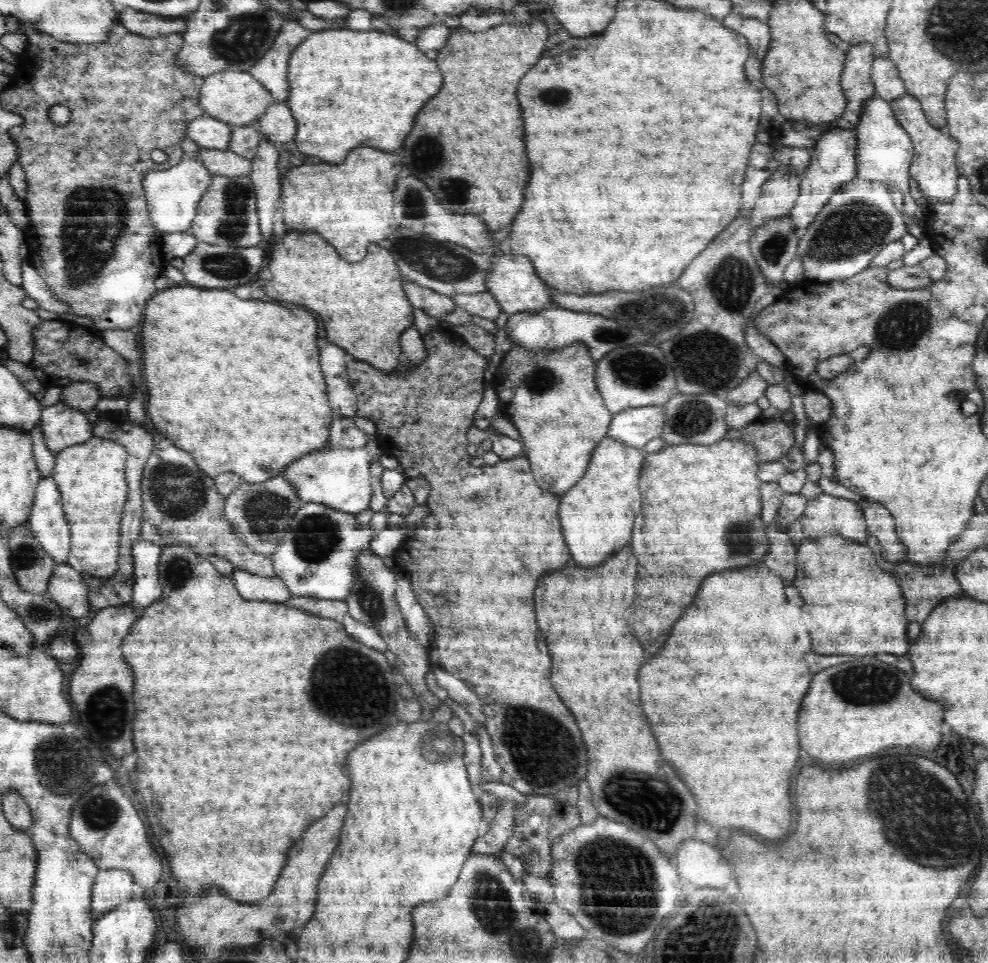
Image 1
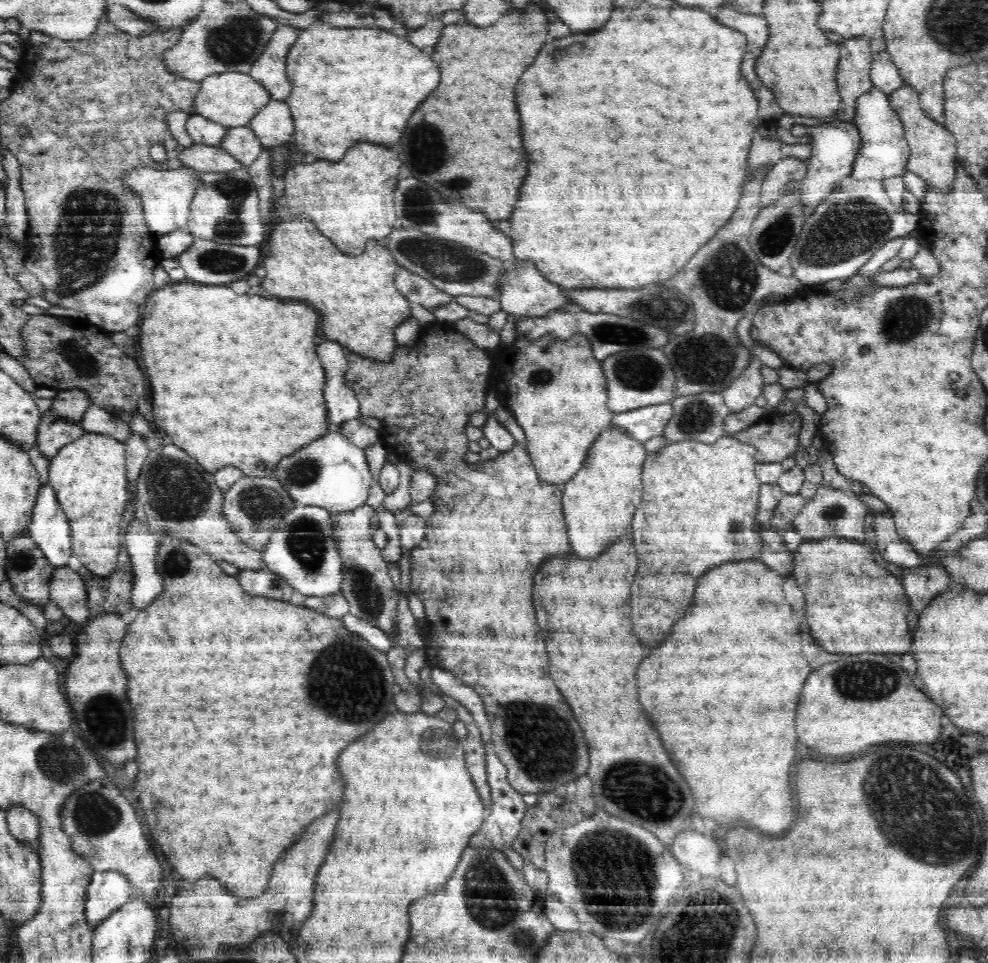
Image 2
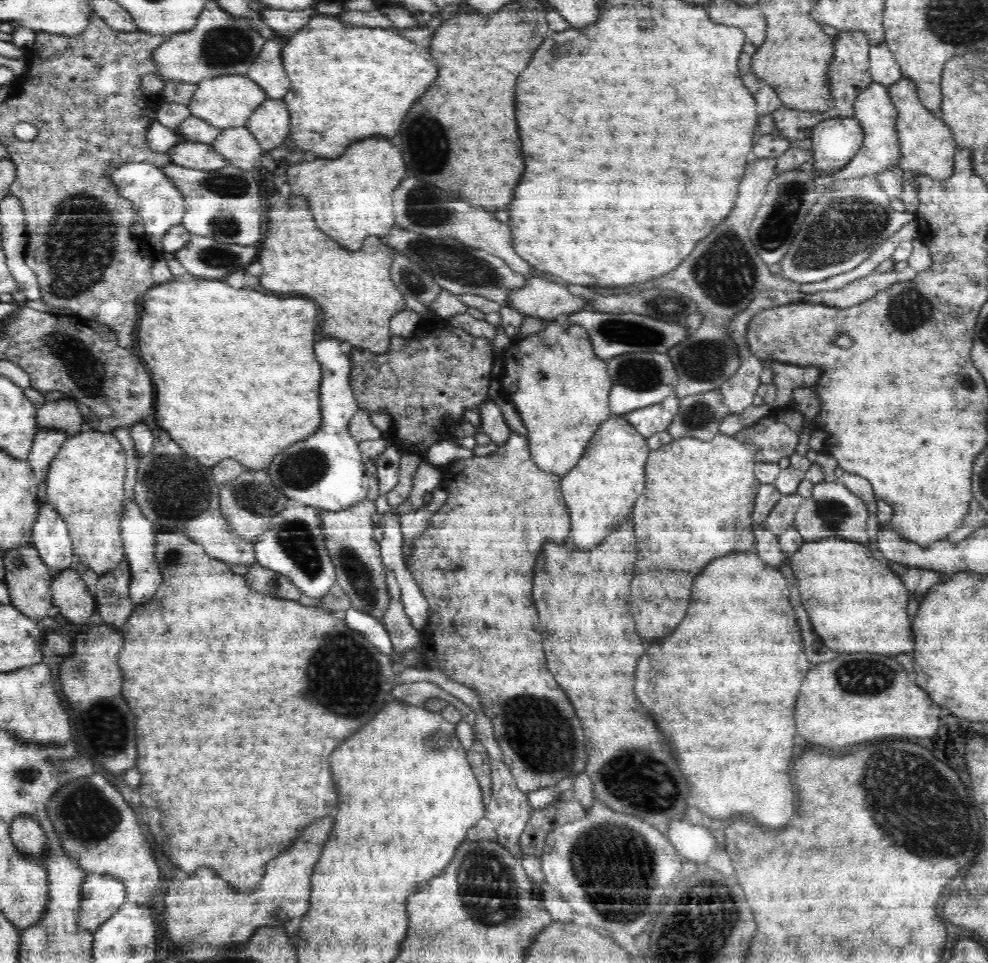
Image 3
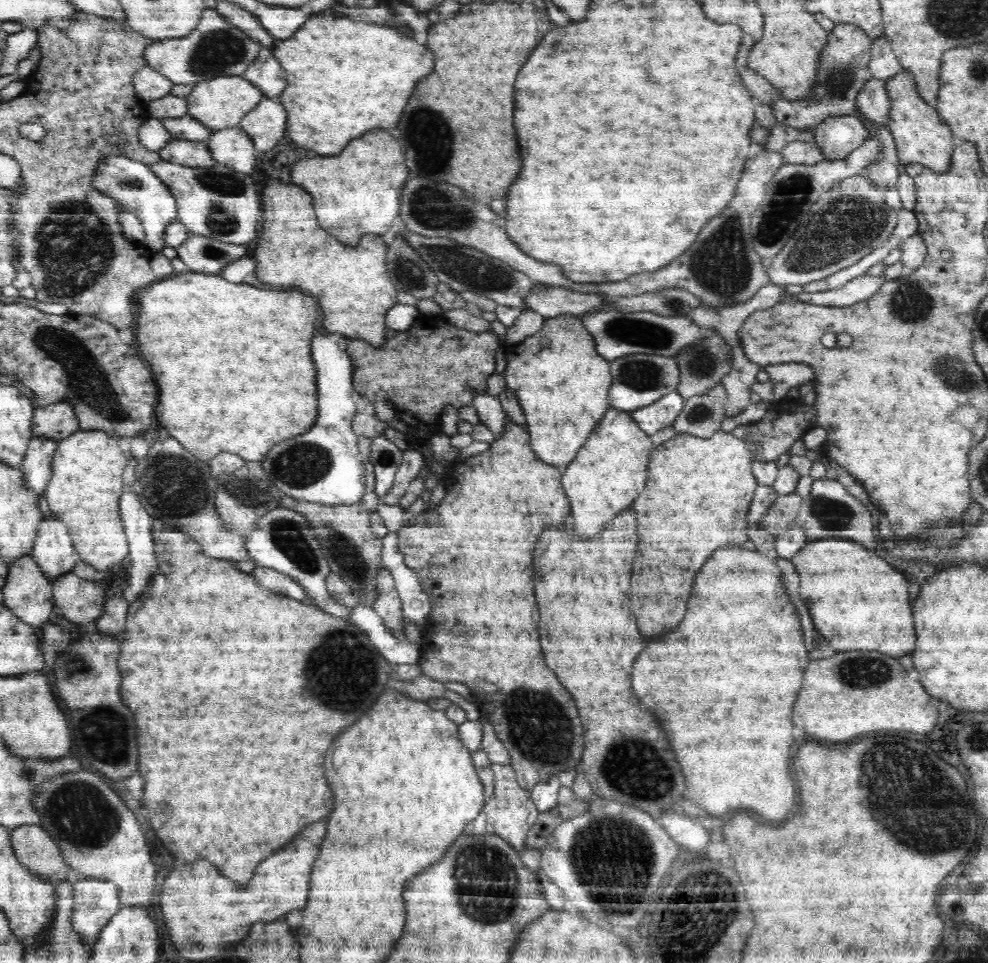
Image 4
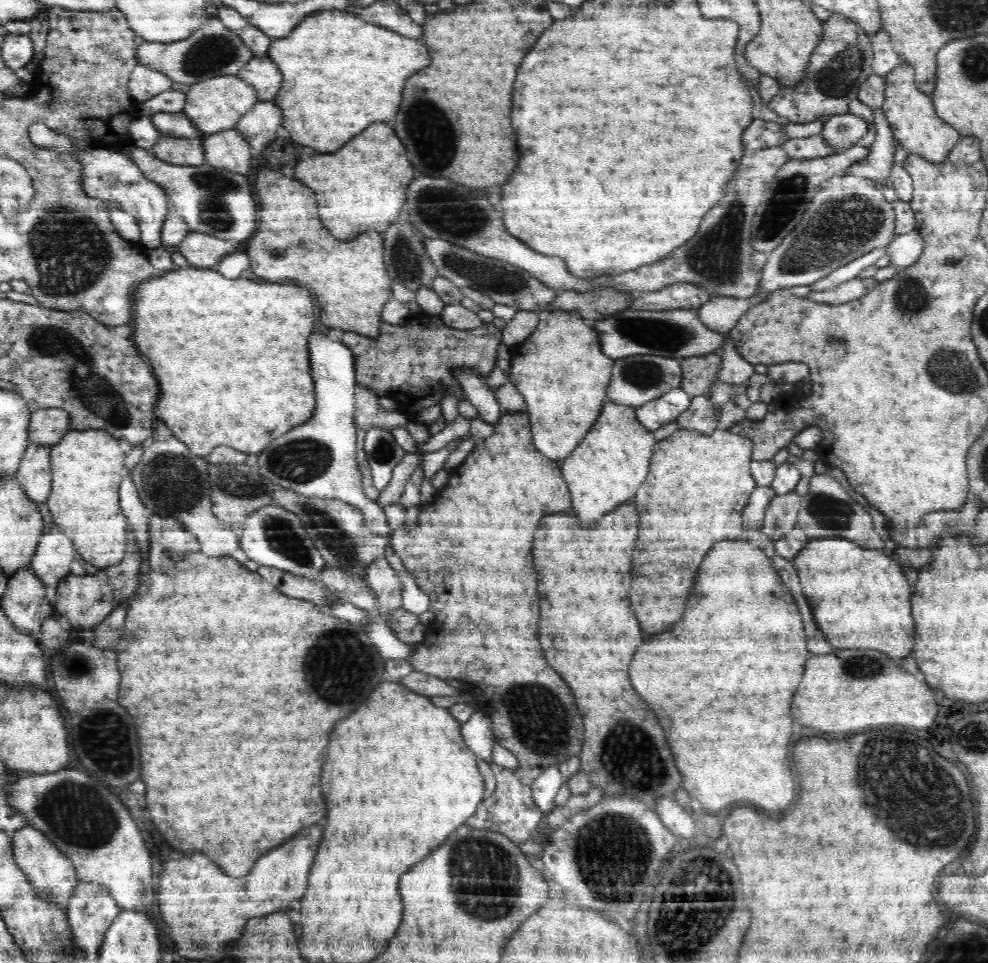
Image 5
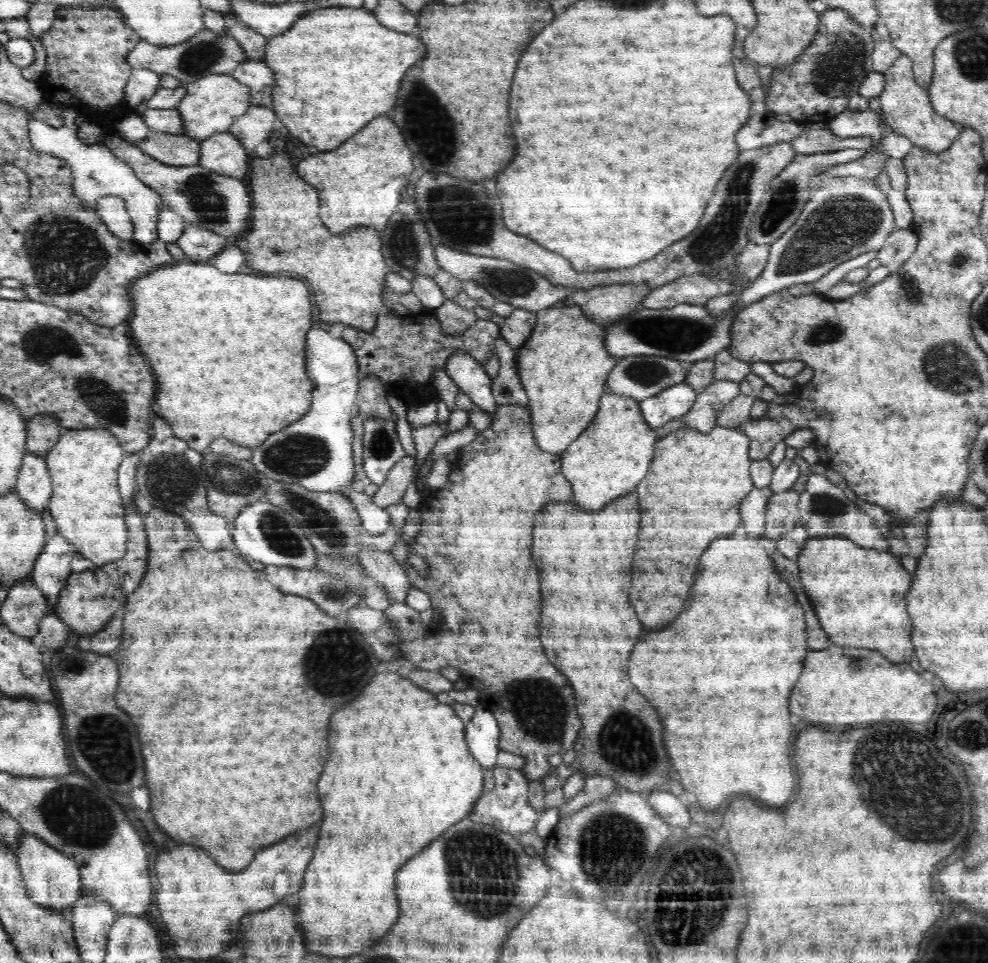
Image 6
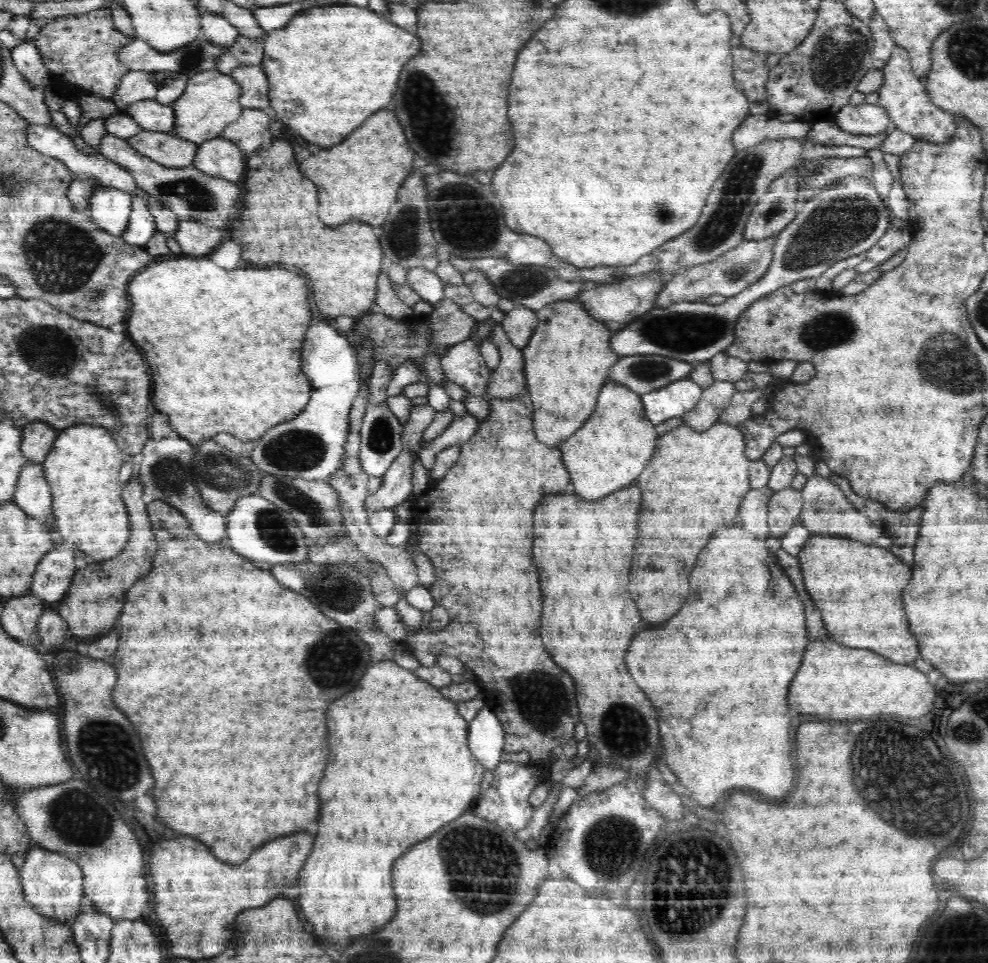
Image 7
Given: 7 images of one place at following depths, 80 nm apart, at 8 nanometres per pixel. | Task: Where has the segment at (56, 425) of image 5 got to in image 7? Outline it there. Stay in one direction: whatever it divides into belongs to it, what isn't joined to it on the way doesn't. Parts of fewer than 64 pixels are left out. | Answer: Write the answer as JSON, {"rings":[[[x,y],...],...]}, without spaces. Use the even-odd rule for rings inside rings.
{"rings":[[[28,423],[22,428],[21,456],[32,464],[40,464],[48,456],[58,430],[46,423]]]}

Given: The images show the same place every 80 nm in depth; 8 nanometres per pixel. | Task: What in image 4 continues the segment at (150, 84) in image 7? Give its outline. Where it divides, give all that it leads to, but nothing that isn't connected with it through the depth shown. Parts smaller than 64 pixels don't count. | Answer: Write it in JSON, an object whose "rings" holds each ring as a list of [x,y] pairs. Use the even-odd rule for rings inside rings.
{"rings":[[[148,64],[144,68],[140,68],[140,70],[134,72],[132,83],[134,83],[136,96],[142,102],[152,101],[166,96],[174,85],[171,80],[168,80],[166,76],[154,70]]]}

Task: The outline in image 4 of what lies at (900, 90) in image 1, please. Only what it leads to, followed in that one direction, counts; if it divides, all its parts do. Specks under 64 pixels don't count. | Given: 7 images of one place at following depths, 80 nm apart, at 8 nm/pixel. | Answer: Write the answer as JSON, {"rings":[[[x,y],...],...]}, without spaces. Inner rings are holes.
{"rings":[[[884,36],[874,39],[869,62],[869,71],[872,76],[886,81],[889,77],[896,76],[901,70],[901,64],[892,50],[890,41]]]}

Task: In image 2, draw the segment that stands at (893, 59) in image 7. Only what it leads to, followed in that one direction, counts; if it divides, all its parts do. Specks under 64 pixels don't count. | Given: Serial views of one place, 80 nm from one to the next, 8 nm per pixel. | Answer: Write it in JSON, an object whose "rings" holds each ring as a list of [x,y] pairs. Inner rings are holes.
{"rings":[[[902,84],[889,95],[889,103],[901,120],[904,138],[909,145],[910,156],[906,169],[931,185],[935,192],[952,192],[952,182],[958,166],[956,137],[945,125],[938,124],[923,111],[919,94],[911,85]]]}

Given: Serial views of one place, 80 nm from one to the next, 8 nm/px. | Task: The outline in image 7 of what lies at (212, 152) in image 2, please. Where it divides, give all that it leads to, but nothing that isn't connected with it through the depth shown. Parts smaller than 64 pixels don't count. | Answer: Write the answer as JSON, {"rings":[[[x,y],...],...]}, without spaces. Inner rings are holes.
{"rings":[[[143,129],[136,136],[130,136],[127,142],[140,155],[162,164],[166,168],[191,167],[195,160],[198,145],[188,140],[178,139],[171,132],[154,132]]]}

